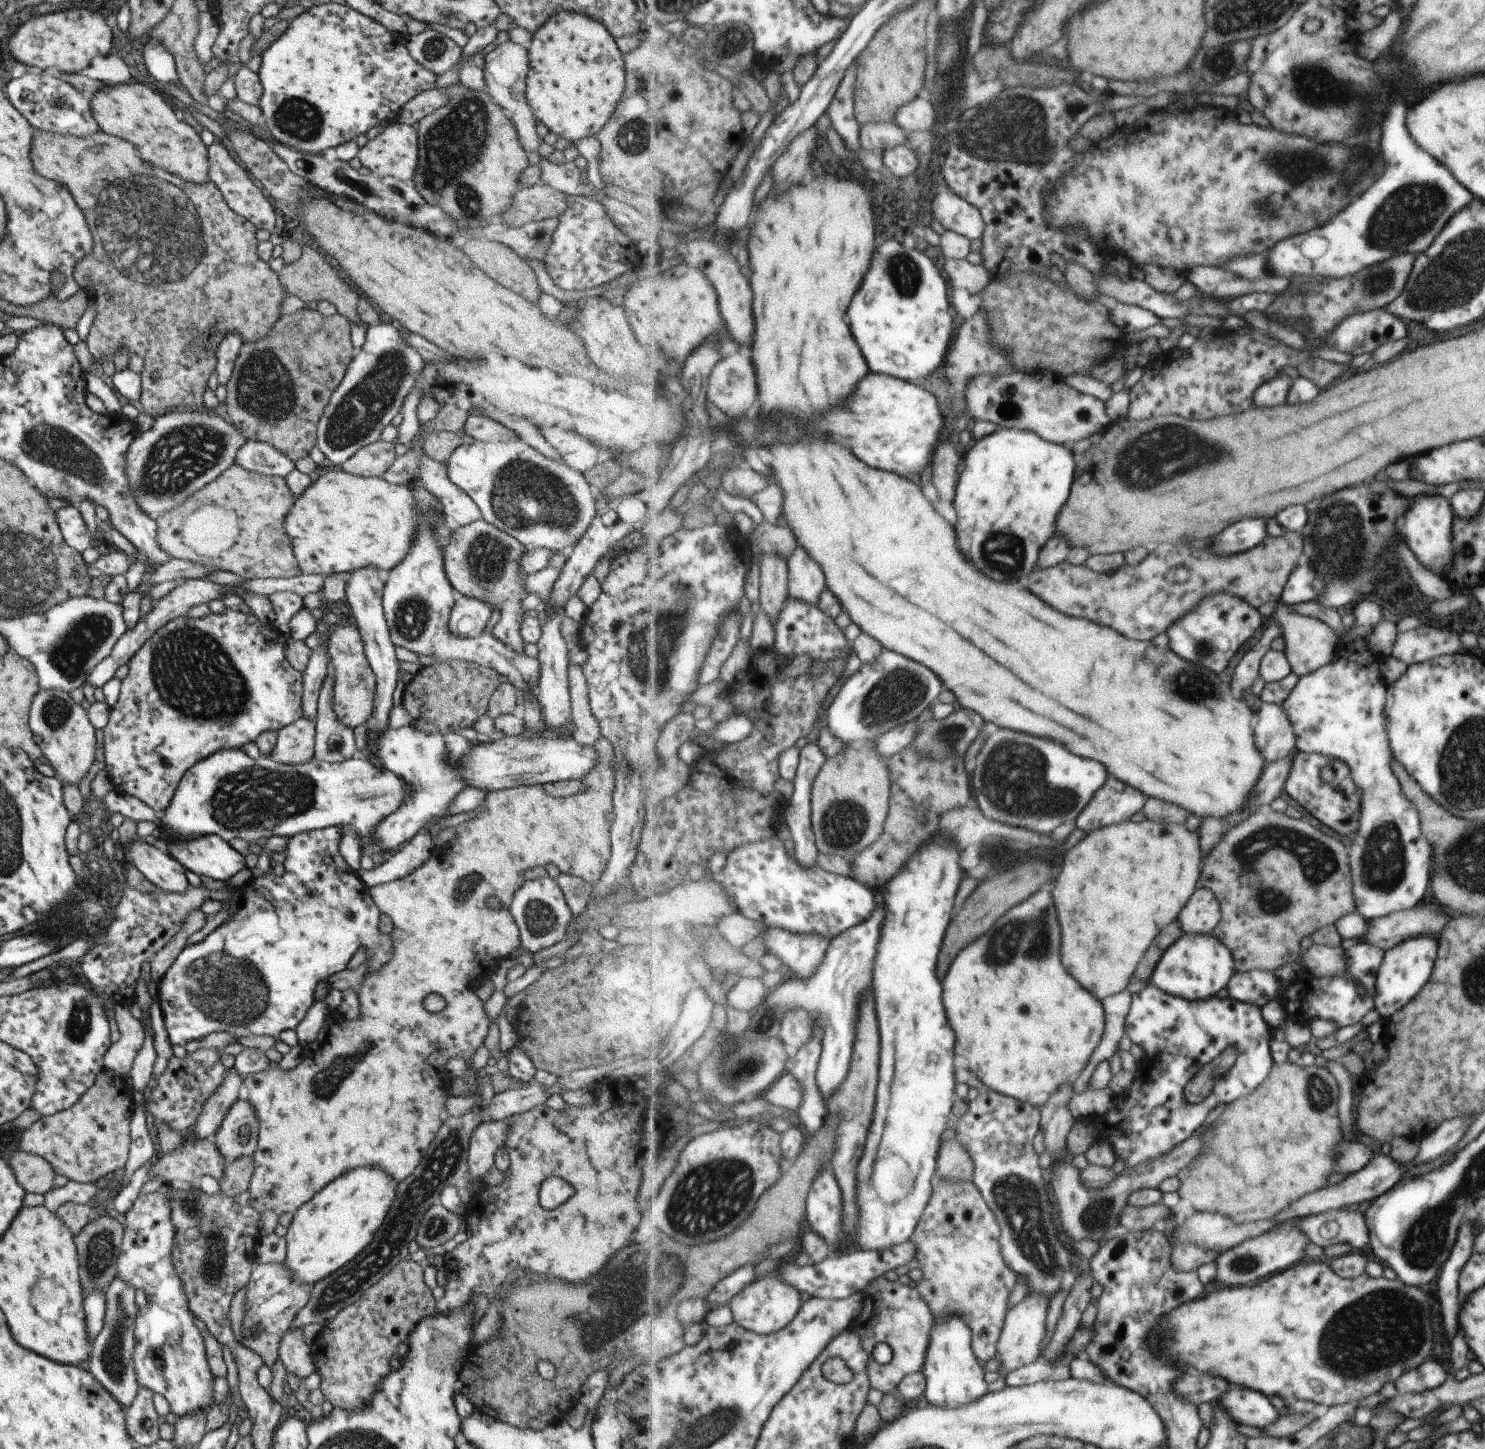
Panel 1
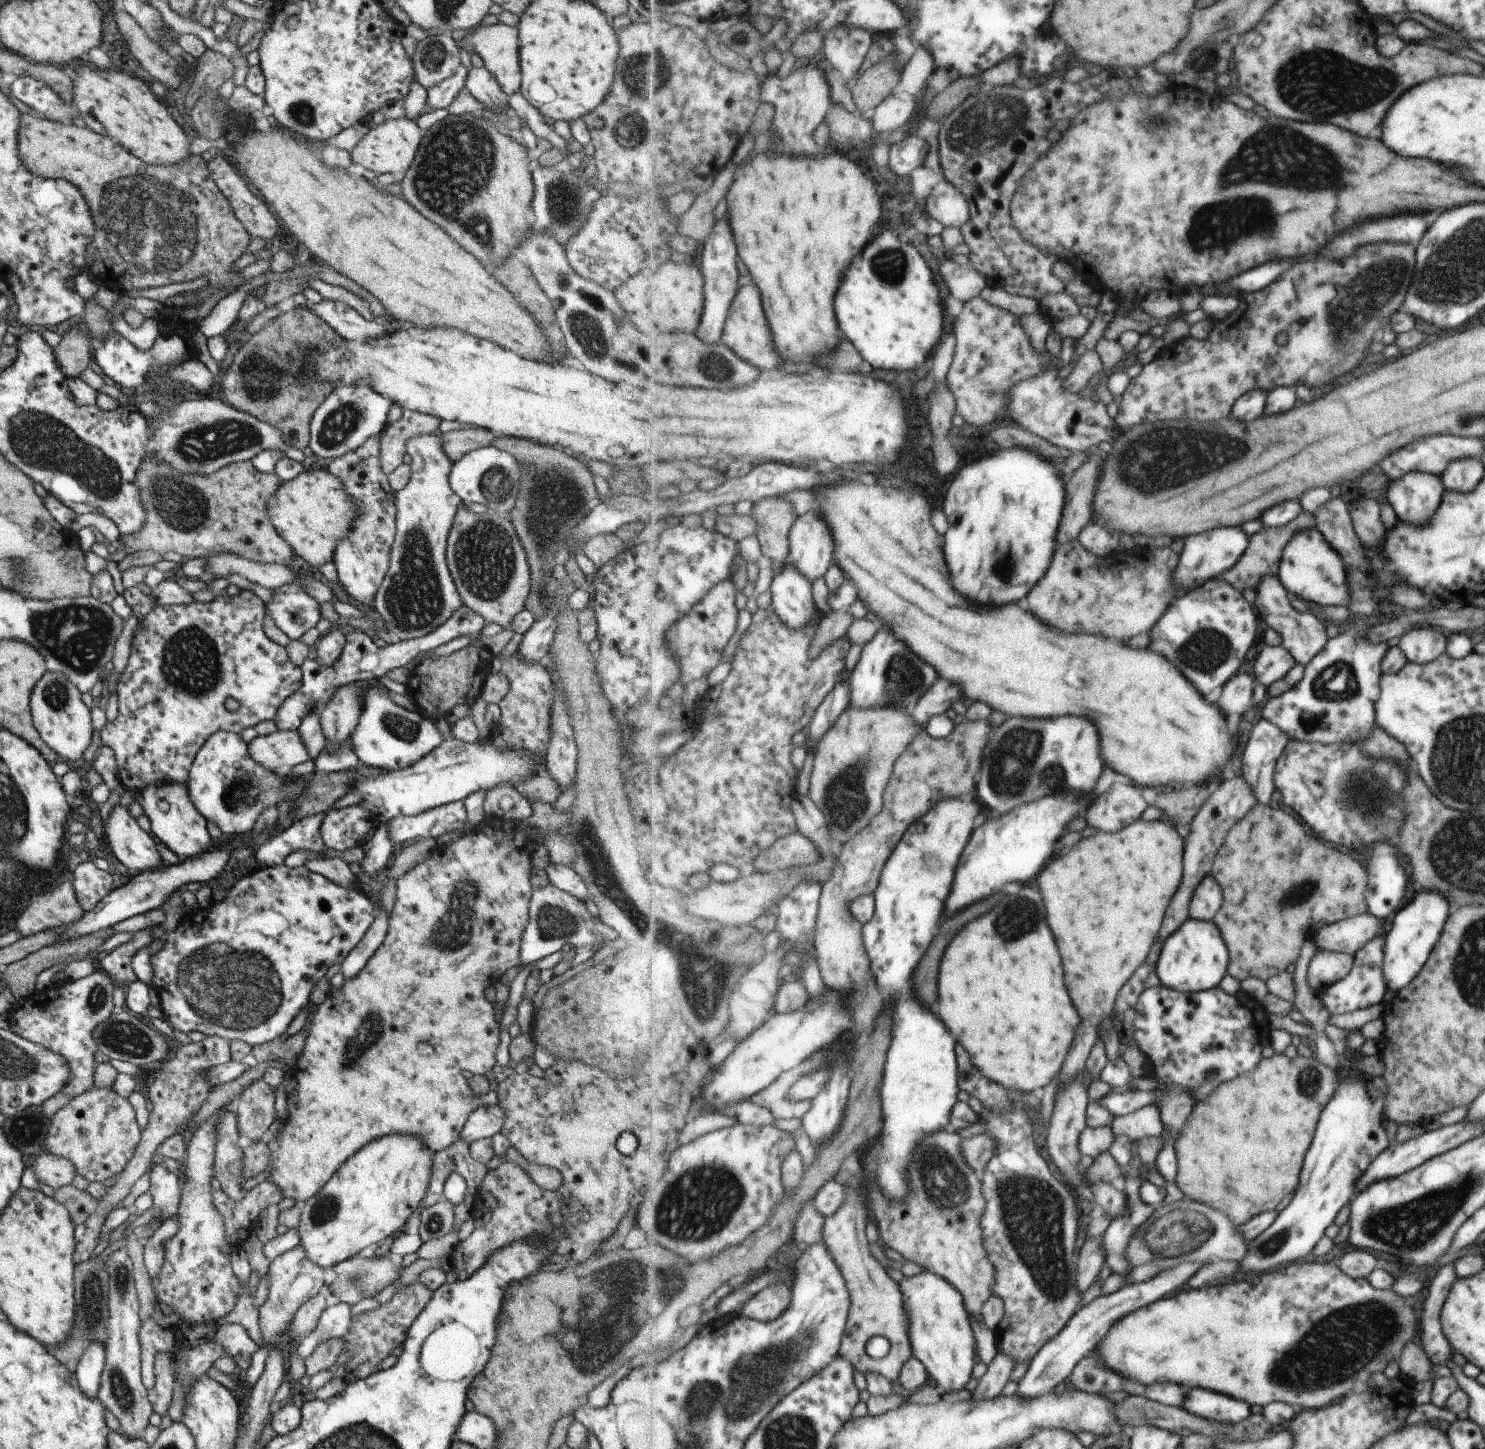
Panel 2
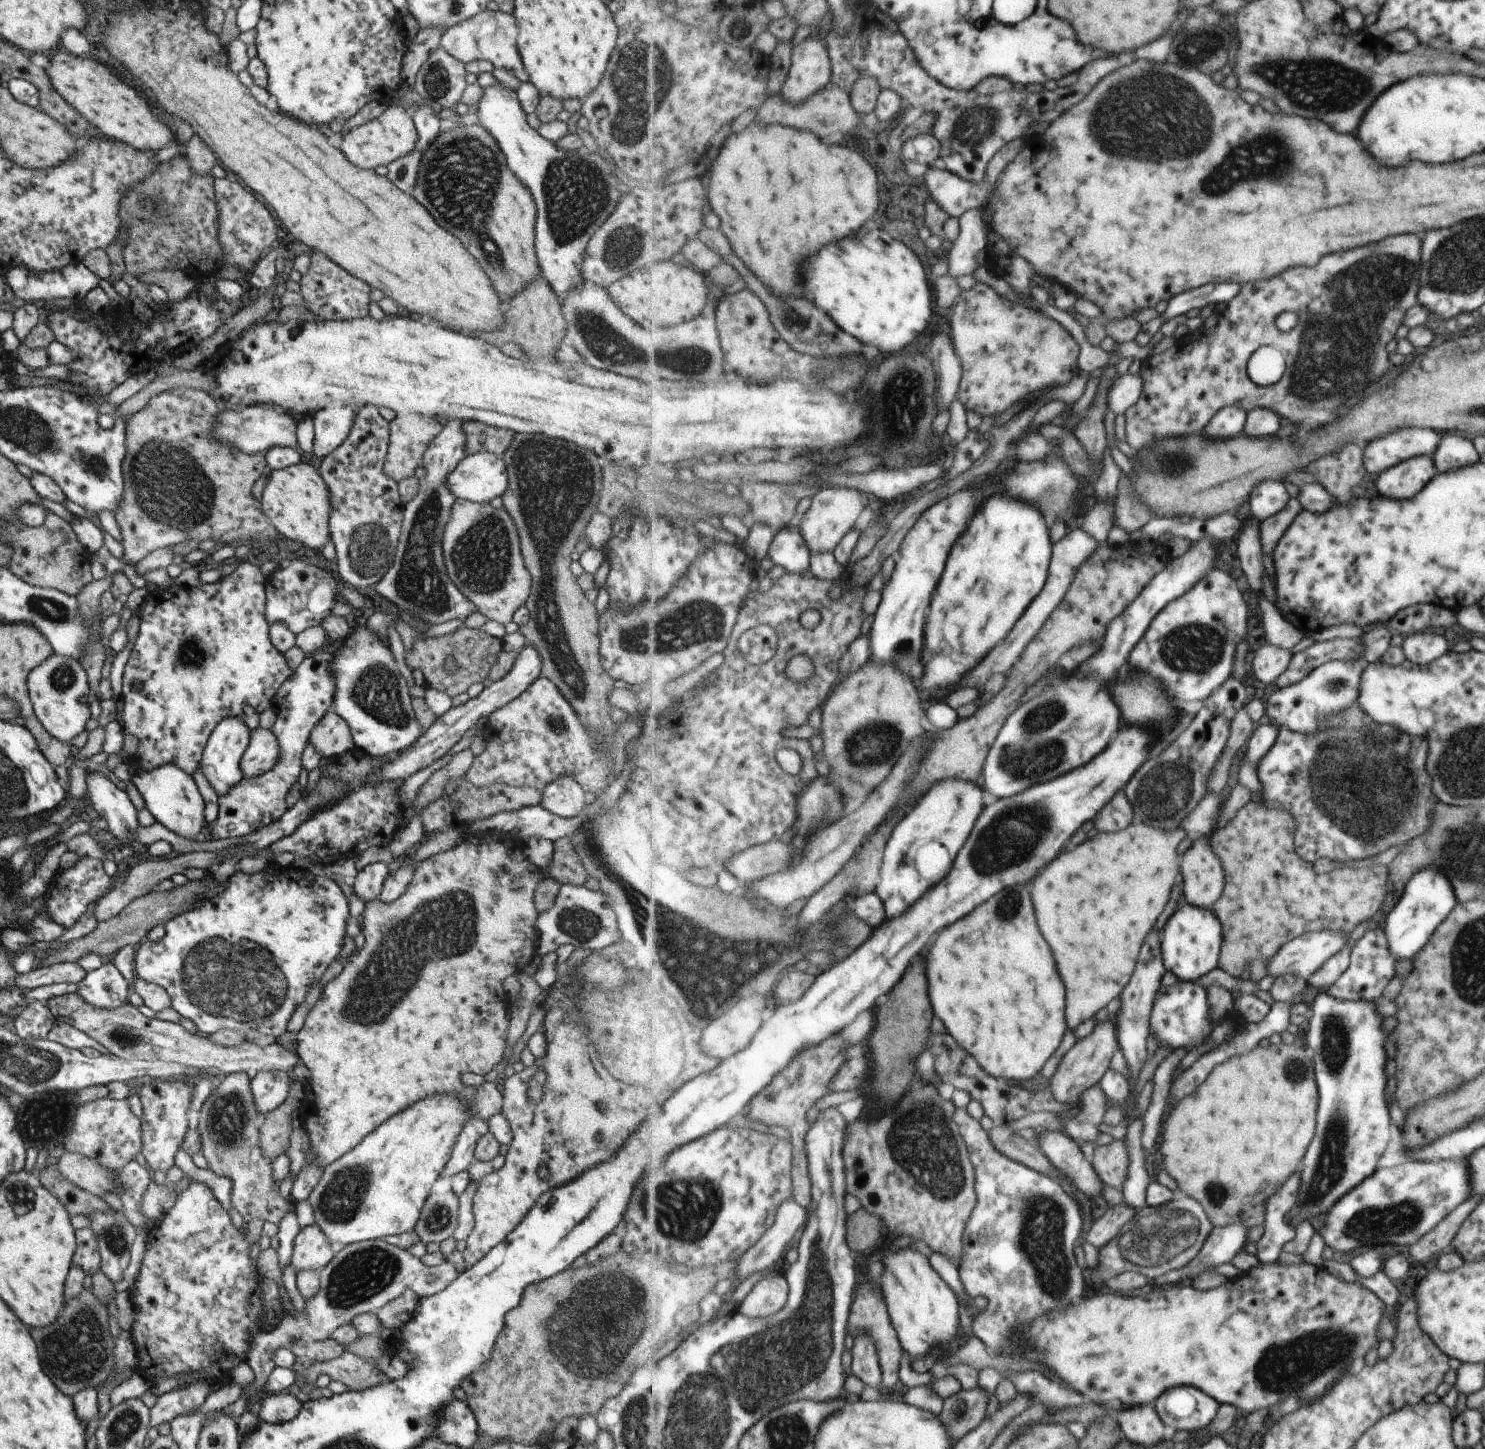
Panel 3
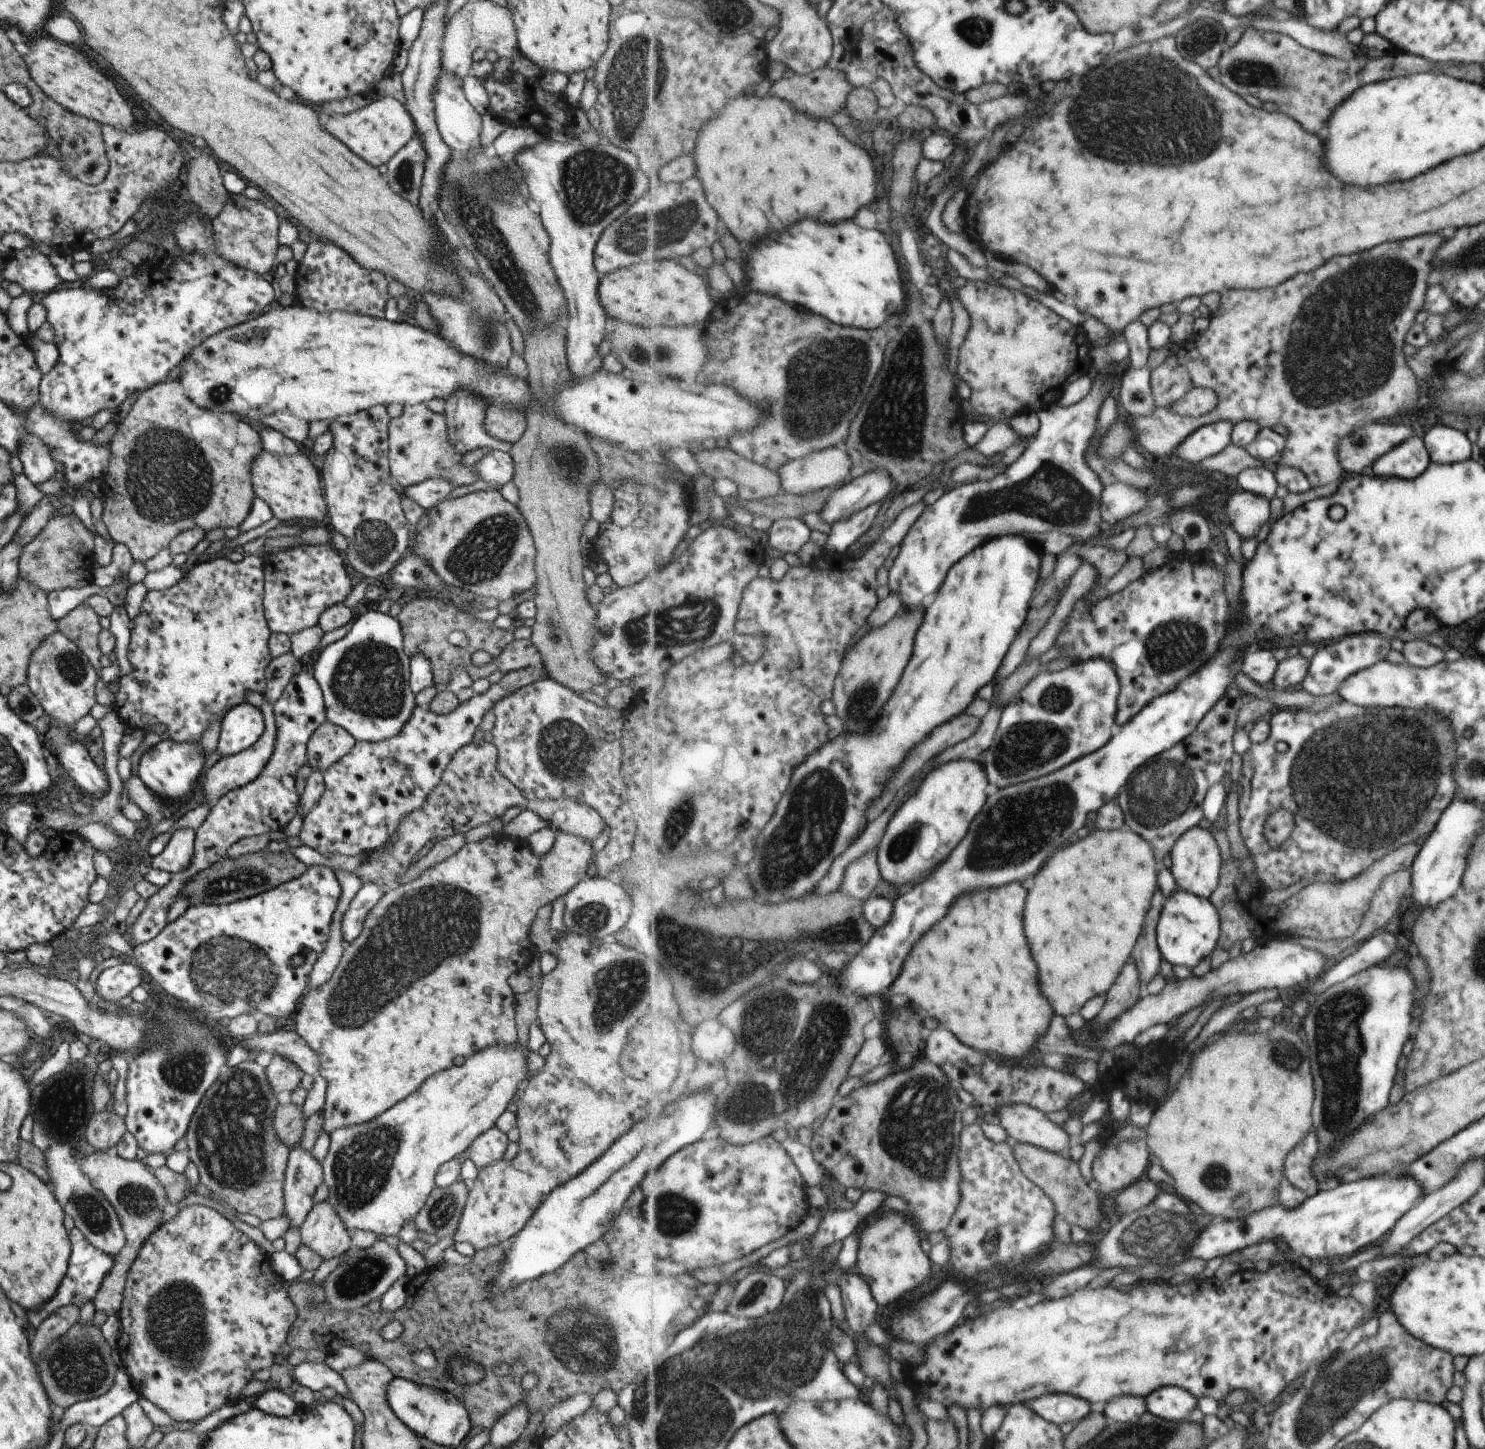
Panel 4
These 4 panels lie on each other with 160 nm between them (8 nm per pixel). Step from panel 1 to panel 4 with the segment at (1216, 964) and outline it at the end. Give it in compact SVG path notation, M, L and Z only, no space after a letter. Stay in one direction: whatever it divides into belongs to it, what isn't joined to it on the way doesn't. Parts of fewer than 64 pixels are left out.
M1181 888L1166 899L1158 924L1158 945L1171 965L1179 964L1195 968L1203 958L1211 956L1222 936L1222 920L1218 907L1205 898Z

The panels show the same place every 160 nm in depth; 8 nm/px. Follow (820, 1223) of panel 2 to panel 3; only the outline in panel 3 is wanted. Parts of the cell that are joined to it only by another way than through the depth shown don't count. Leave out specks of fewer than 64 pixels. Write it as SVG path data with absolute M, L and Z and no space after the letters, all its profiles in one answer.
M842 1032L832 1034L822 1044L815 1045L814 1048L799 1054L799 1057L795 1057L794 1061L791 1061L790 1065L784 1068L783 1072L775 1076L771 1085L762 1090L761 1097L757 1097L754 1102L751 1102L751 1108L755 1108L755 1110L747 1109L744 1112L745 1117L771 1125L777 1124L790 1132L790 1141L794 1144L794 1165L792 1168L794 1198L808 1210L808 1220L810 1219L810 1206L813 1204L814 1198L806 1147L806 1136L811 1125L811 1122L807 1120L807 1114L817 1104L817 1100L821 1100L823 1096L827 1096L832 1091L830 1086L835 1075L848 1061L848 1054L846 1053L848 1044Z

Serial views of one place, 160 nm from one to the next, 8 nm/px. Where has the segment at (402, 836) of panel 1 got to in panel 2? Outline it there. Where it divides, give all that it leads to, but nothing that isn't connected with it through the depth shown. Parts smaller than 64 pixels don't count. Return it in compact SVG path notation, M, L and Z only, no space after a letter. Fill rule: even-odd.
M367 685L362 692L358 721L348 740L361 765L381 770L408 767L442 741L431 720L417 711L409 711L399 706L387 693L376 689L375 685ZM377 823L362 845L364 855L360 861L360 870L372 879L379 870L388 867L397 852L387 838L386 823Z

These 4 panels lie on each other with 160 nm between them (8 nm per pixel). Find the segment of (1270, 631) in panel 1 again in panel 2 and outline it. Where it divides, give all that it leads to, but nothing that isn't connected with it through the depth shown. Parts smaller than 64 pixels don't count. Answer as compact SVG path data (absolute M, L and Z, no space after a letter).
M1236 674L1227 686L1223 688L1223 698L1219 702L1219 706L1223 706L1223 710L1227 710L1227 716L1235 716L1245 714L1253 706L1253 690L1257 679L1251 674Z

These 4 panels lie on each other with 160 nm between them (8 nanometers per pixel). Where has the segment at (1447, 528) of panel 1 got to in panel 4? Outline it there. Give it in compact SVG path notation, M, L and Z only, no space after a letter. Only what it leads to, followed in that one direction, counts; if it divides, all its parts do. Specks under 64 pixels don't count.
M1407 438L1401 446L1394 446L1371 464L1377 476L1397 476L1403 480L1414 479L1429 465L1430 455L1422 438Z

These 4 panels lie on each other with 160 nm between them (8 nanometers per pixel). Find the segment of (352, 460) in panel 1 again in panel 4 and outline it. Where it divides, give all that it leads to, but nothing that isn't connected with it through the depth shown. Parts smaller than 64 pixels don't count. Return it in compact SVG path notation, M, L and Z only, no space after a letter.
M423 403L405 405L399 416L390 418L388 432L388 472L396 480L402 493L406 486L425 479L446 479L453 484L467 484L478 480L476 468L461 462L463 454L458 453L448 441L444 413L435 413Z

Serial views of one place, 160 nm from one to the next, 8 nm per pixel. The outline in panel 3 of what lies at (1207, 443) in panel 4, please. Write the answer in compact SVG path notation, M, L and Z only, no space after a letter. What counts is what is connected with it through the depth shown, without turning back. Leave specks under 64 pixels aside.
M1238 405L1228 406L1202 430L1202 436L1213 440L1235 438L1243 432L1248 414L1249 412Z

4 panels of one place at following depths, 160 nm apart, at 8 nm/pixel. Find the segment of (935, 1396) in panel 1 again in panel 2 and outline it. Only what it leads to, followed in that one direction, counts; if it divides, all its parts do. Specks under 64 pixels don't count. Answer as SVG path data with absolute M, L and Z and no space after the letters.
M931 1271L904 1276L898 1283L905 1295L914 1356L923 1362L931 1378L945 1393L965 1388L973 1377L978 1358L972 1318L963 1295L946 1278Z

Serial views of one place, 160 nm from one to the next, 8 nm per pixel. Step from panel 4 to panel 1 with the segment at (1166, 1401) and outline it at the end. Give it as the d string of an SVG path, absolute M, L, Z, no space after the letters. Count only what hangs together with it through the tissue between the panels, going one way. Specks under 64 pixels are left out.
M1233 1386L1227 1390L1221 1398L1219 1404L1225 1410L1231 1410L1231 1418L1238 1424L1254 1426L1263 1429L1275 1422L1279 1417L1279 1411L1271 1404L1271 1400L1253 1390L1245 1390L1239 1386Z

